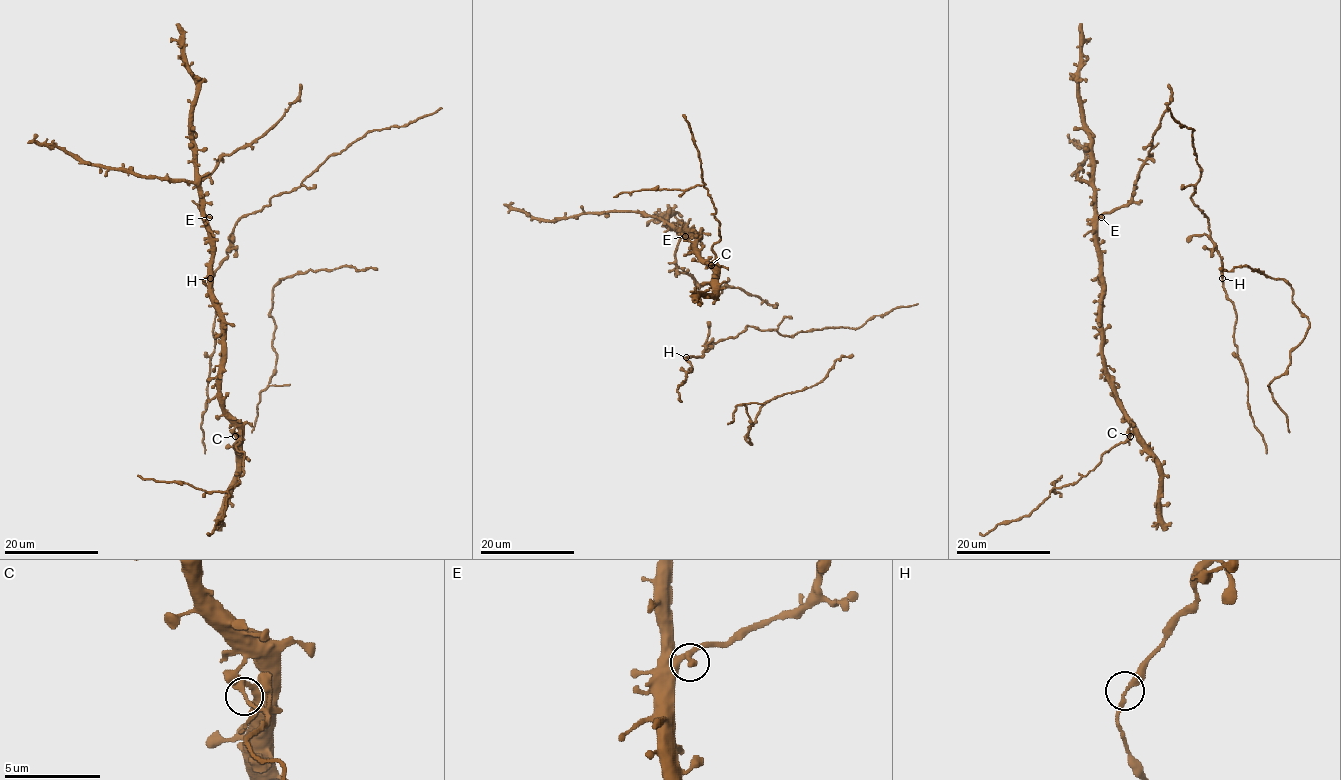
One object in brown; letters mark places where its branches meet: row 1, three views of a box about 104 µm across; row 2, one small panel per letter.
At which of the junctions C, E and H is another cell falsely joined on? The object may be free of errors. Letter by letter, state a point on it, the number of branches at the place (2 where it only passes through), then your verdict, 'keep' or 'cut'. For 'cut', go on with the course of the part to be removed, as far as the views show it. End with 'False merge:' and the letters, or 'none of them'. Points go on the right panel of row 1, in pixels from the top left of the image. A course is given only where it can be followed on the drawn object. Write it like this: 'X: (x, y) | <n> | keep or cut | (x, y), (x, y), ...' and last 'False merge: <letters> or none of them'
C: (1130, 436) | 2 | cut | (1130, 435), (1103, 453), (1087, 474), (1050, 492), (1055, 492), (1054, 482), (1062, 475)
E: (1101, 217) | 2 | keep
H: (1222, 278) | 2 | keep
False merge: C

